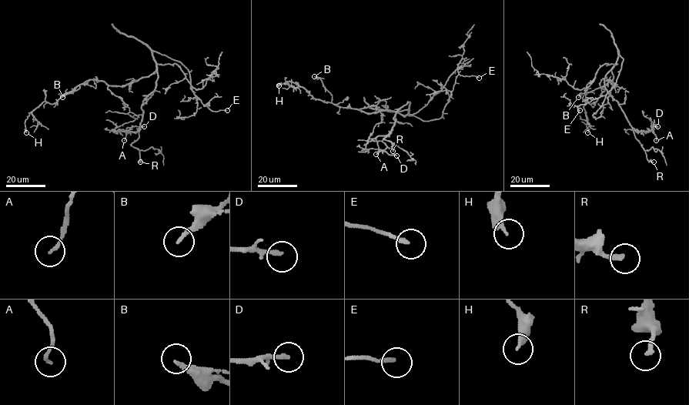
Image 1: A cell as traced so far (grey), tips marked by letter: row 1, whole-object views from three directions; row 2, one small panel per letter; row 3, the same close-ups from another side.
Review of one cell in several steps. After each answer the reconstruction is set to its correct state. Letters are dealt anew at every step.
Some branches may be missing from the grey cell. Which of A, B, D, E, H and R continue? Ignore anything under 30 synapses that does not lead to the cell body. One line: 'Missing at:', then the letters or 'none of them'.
Missing at: D, R

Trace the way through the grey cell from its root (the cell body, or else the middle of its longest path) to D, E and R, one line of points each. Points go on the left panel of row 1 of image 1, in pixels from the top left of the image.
D: (152, 74), (156, 70), (156, 87), (142, 102), (140, 127), (135, 132), (124, 131), (127, 128), (144, 126)
E: (152, 74), (156, 68), (153, 51), (178, 61), (188, 70), (192, 91), (201, 102), (212, 111), (227, 110)
R: (152, 74), (156, 70), (156, 87), (142, 102), (138, 137), (132, 144), (139, 151), (140, 162)

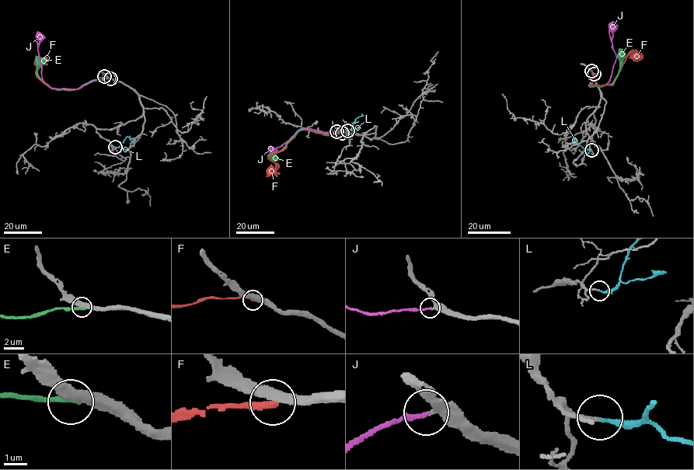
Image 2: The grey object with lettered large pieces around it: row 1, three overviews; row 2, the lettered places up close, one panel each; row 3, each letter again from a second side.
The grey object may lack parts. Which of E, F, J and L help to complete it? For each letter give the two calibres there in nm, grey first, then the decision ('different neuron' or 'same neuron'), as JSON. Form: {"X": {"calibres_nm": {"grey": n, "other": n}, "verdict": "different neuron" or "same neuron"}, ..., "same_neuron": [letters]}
{"E": {"calibres_nm": {"grey": 380, "other": 280}, "verdict": "different neuron"}, "F": {"calibres_nm": {"grey": 400, "other": 280}, "verdict": "different neuron"}, "J": {"calibres_nm": {"grey": 280, "other": 180}, "verdict": "same neuron"}, "L": {"calibres_nm": {"grey": 160, "other": 200}, "verdict": "same neuron"}, "same_neuron": ["J", "L"]}

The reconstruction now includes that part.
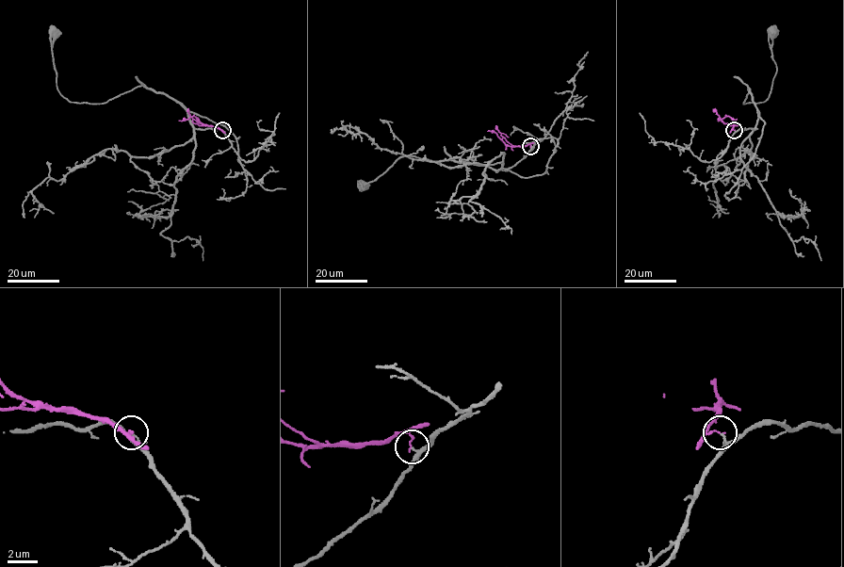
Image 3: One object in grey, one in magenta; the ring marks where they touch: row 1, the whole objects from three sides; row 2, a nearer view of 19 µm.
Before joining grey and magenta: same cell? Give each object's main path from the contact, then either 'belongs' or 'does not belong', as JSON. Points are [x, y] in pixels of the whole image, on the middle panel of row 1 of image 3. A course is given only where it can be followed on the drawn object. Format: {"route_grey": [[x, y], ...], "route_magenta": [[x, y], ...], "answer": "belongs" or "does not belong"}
{"route_grey": [[530, 147], [511, 167], [497, 171], [470, 163], [402, 155], [364, 189], [360, 184], [365, 188], [363, 186]], "route_magenta": [[530, 147], [527, 144], [508, 146], [495, 133], [487, 131]], "answer": "does not belong"}

